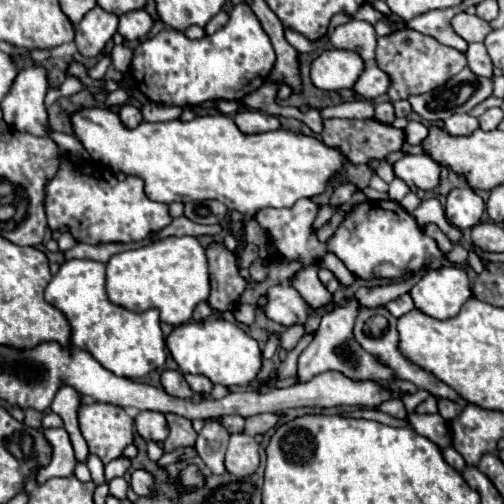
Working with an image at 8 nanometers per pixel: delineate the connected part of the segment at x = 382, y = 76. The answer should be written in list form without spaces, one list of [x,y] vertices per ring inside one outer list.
[[[373,60],[367,64],[365,72],[359,76],[359,80],[355,82],[353,90],[369,100],[377,98],[377,96],[383,96],[387,90],[389,90],[389,74],[385,74]]]

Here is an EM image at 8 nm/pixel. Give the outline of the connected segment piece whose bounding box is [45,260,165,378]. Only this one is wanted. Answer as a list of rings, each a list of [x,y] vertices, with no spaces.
[[[67,260],[65,264],[61,264],[59,272],[53,276],[49,286],[45,288],[45,300],[65,314],[71,326],[71,344],[91,352],[113,374],[125,376],[125,378],[143,378],[151,370],[157,370],[165,364],[165,338],[159,326],[159,312],[147,310],[147,312],[135,314],[109,302],[105,294],[105,264],[95,260]]]

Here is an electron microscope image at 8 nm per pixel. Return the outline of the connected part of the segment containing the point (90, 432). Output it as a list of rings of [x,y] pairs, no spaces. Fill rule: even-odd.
[[[87,402],[79,408],[79,426],[89,452],[97,454],[105,465],[133,442],[133,418],[121,406]]]

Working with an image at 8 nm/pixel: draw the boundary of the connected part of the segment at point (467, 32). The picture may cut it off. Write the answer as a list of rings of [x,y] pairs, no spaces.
[[[467,12],[455,14],[451,18],[451,26],[453,26],[455,34],[459,34],[467,42],[483,42],[485,36],[491,32],[491,28],[485,20],[477,18],[477,16],[471,16]]]

